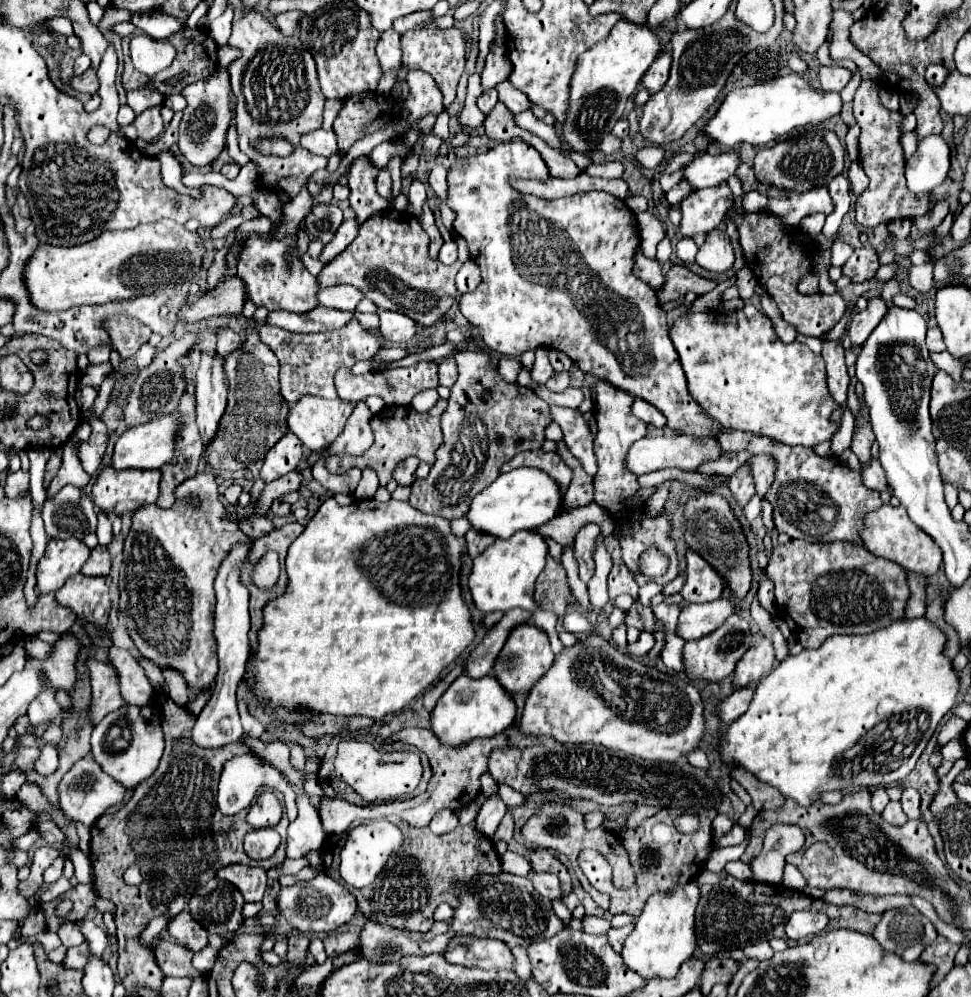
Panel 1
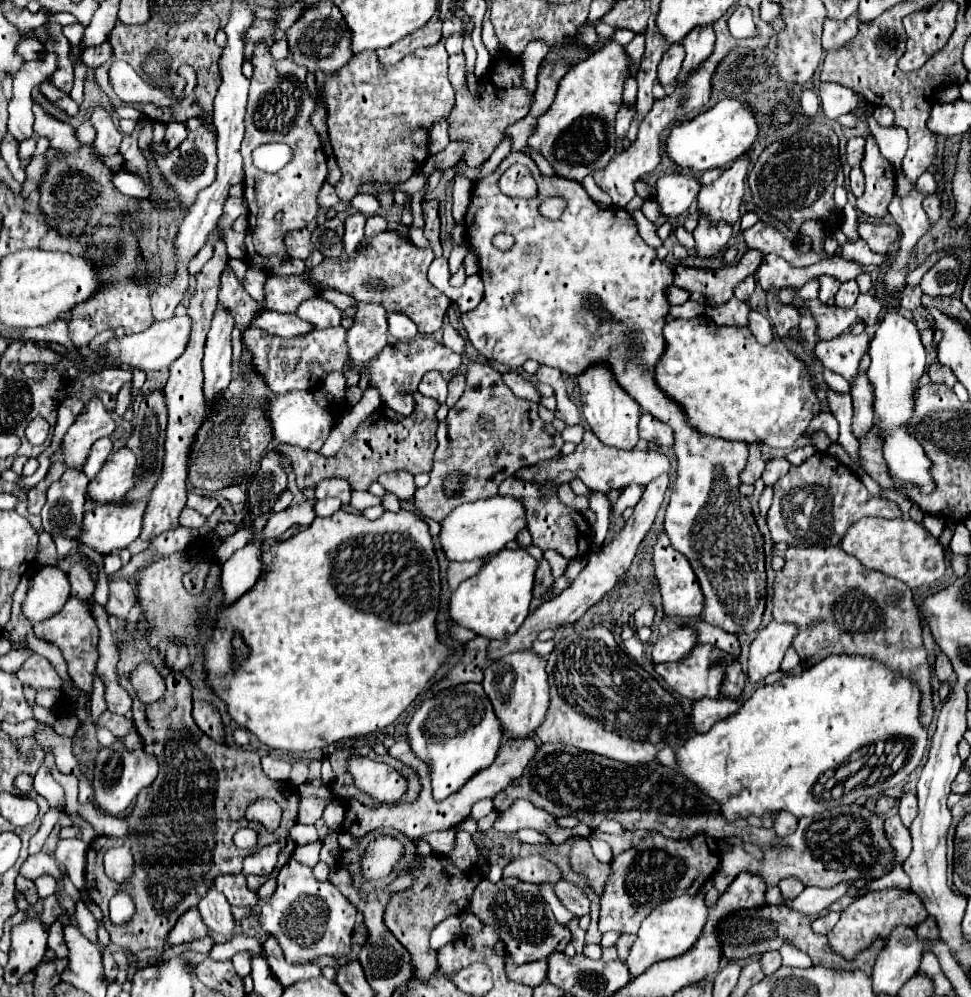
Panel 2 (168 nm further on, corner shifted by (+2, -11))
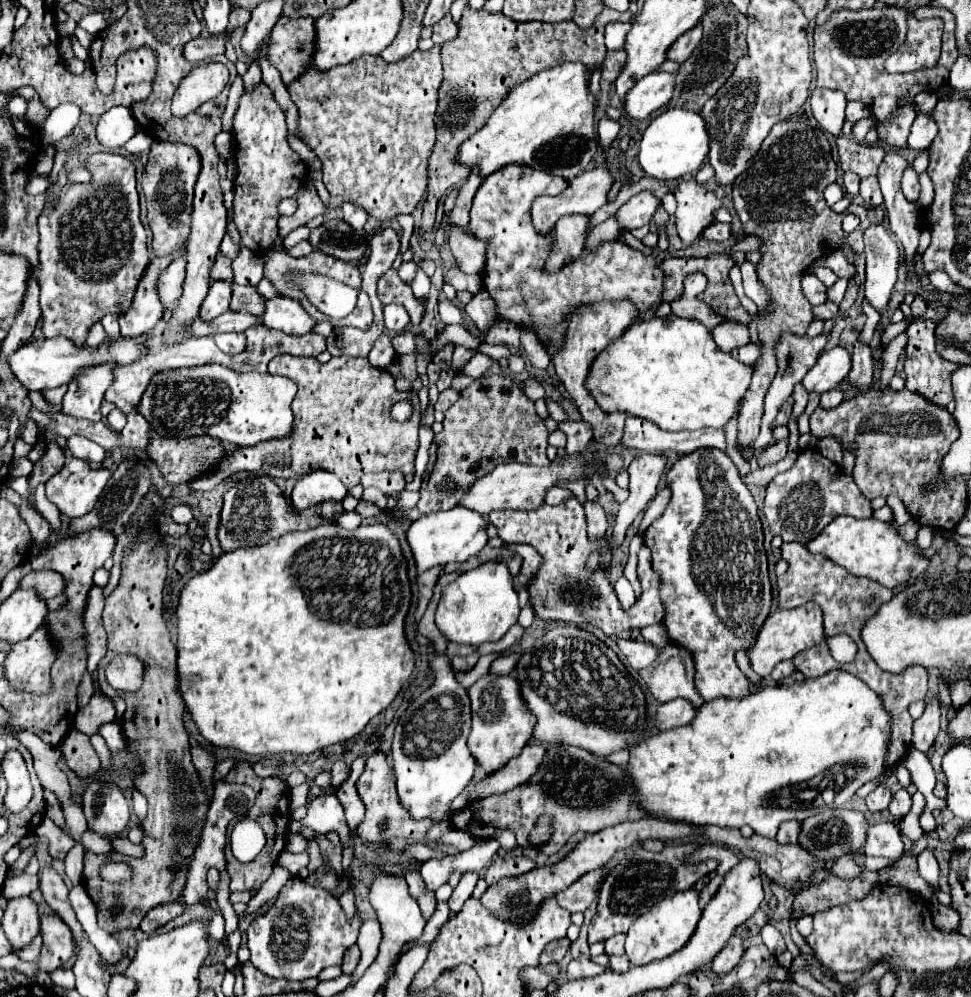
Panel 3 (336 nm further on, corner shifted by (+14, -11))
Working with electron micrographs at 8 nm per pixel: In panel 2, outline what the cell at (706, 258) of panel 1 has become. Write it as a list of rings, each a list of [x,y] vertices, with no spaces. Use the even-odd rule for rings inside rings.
[[[700,214],[698,216],[698,226],[692,234],[694,234],[694,240],[696,240],[698,256],[712,258],[728,246],[728,240],[732,236],[732,224],[728,224],[724,220],[714,222],[708,216]]]

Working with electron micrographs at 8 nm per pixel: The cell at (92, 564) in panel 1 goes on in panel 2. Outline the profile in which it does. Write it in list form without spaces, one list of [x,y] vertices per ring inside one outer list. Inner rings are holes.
[[[70,556],[62,562],[56,562],[56,566],[68,574],[70,588],[72,588],[70,594],[74,598],[78,598],[78,600],[90,600],[92,598],[94,582],[92,582],[90,572],[88,572],[88,568],[80,556]]]

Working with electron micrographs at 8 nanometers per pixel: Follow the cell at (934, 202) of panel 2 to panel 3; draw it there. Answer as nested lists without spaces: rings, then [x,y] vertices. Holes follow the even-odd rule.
[[[908,166],[904,176],[902,176],[902,192],[908,198],[908,202],[918,202],[920,198],[920,184],[918,184],[918,174]]]

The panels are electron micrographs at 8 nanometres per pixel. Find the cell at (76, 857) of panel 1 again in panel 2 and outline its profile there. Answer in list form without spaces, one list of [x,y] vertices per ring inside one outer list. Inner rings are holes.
[[[70,838],[70,840],[60,840],[56,848],[56,860],[64,864],[66,874],[70,876],[72,884],[82,890],[84,886],[84,866],[86,866],[86,850],[88,844],[82,842],[80,838]]]

